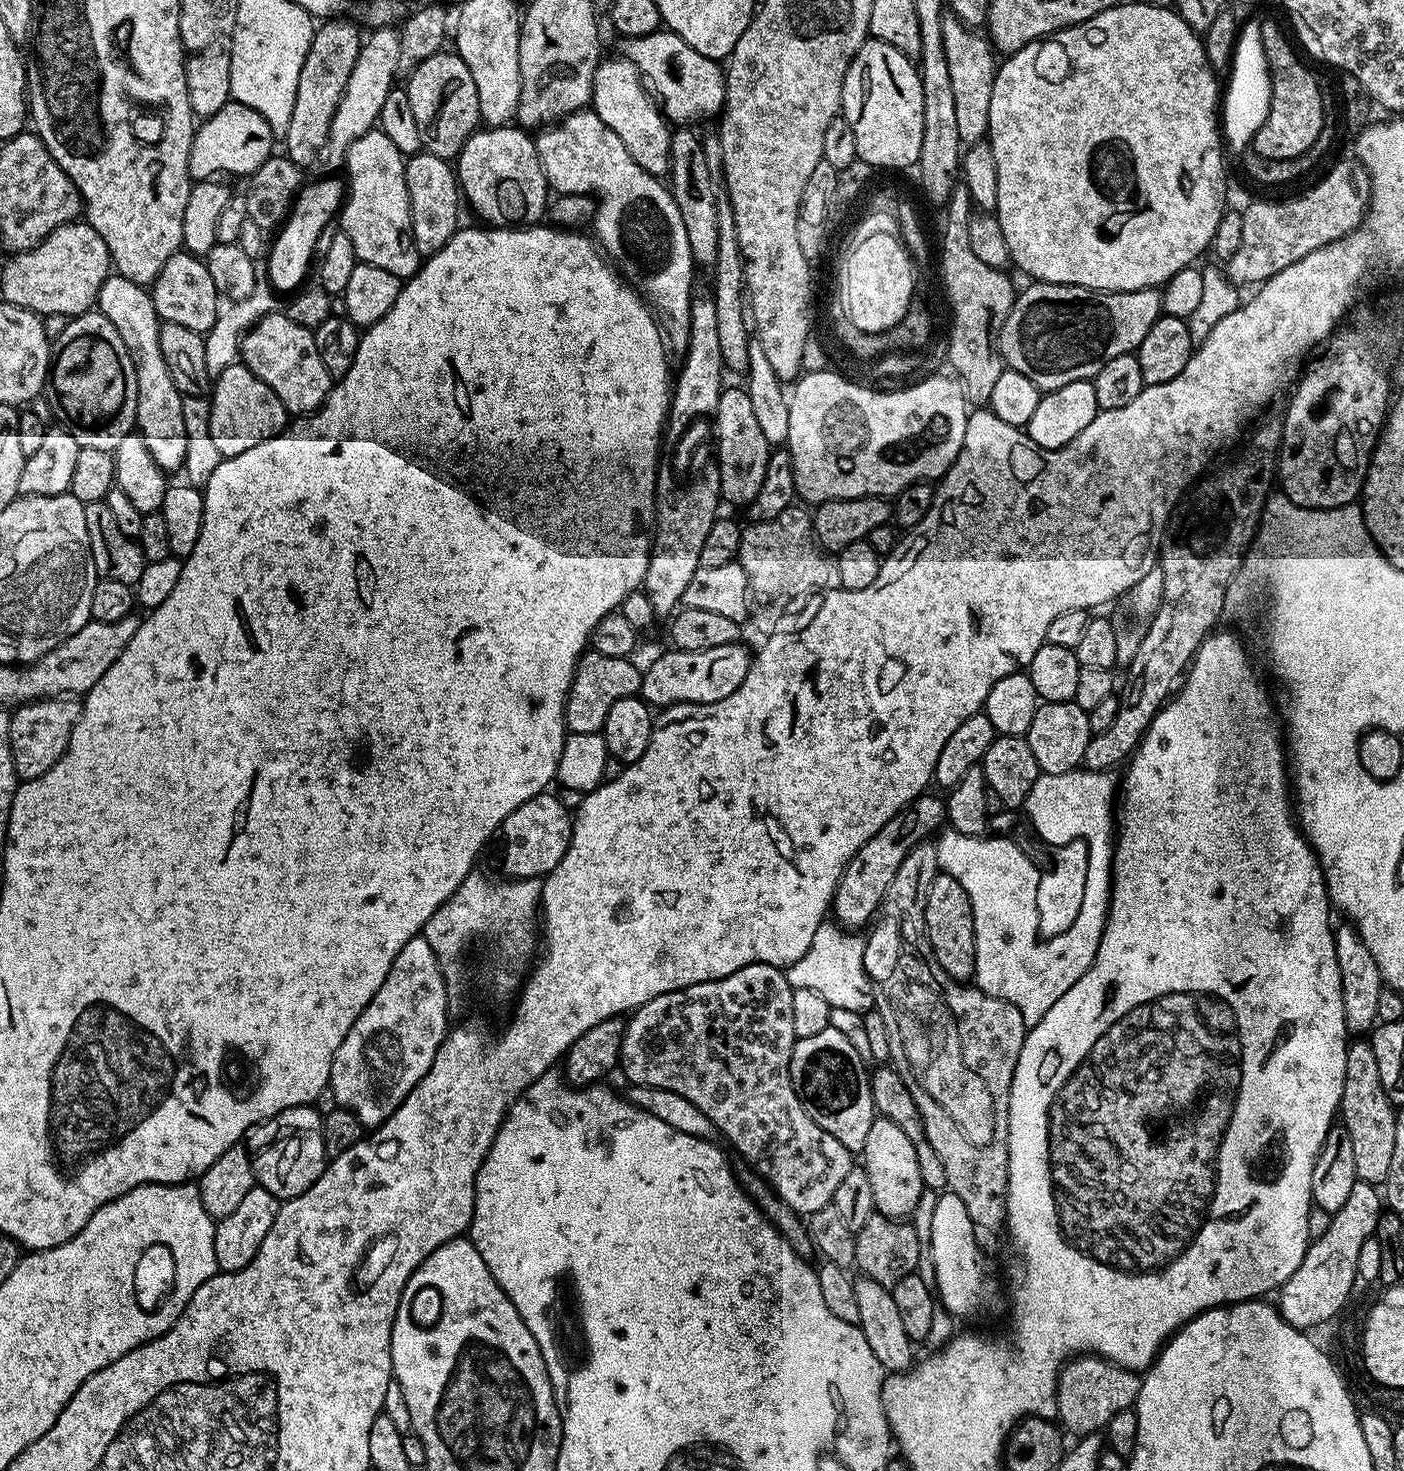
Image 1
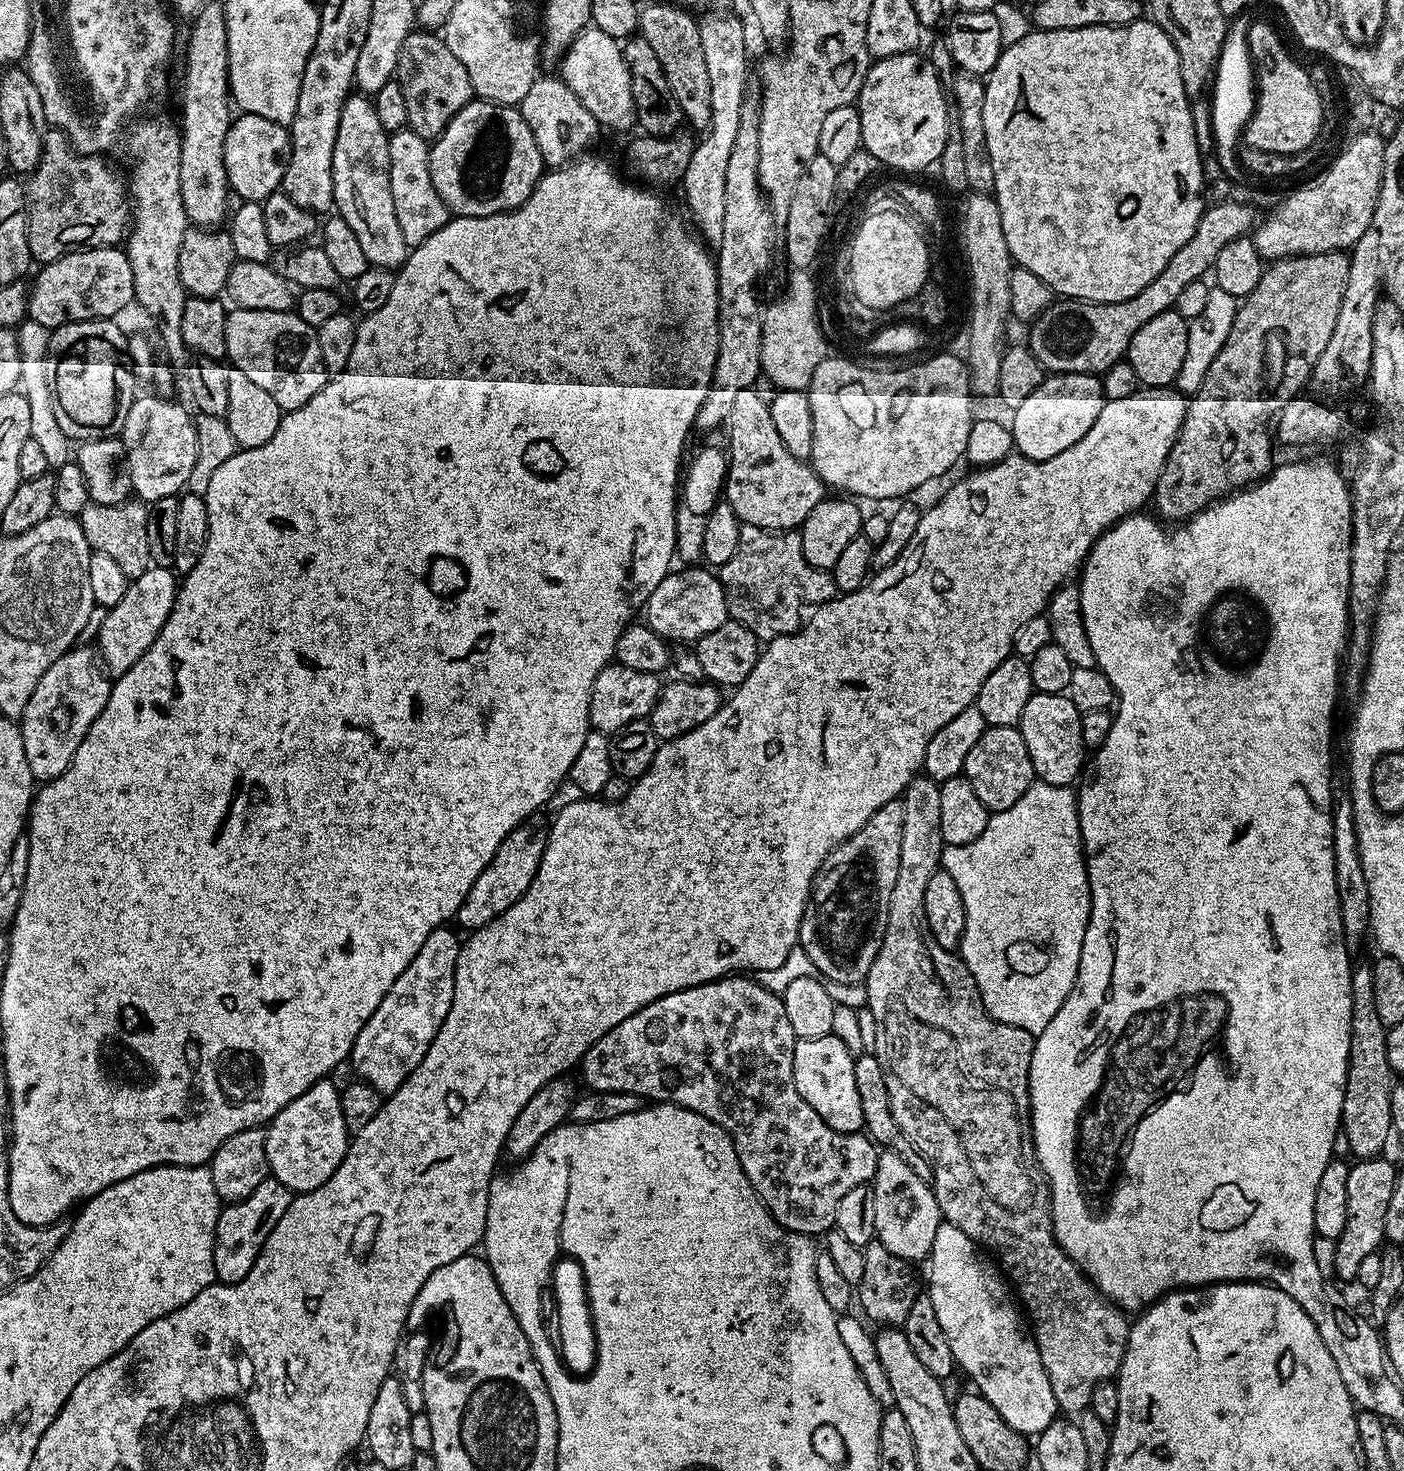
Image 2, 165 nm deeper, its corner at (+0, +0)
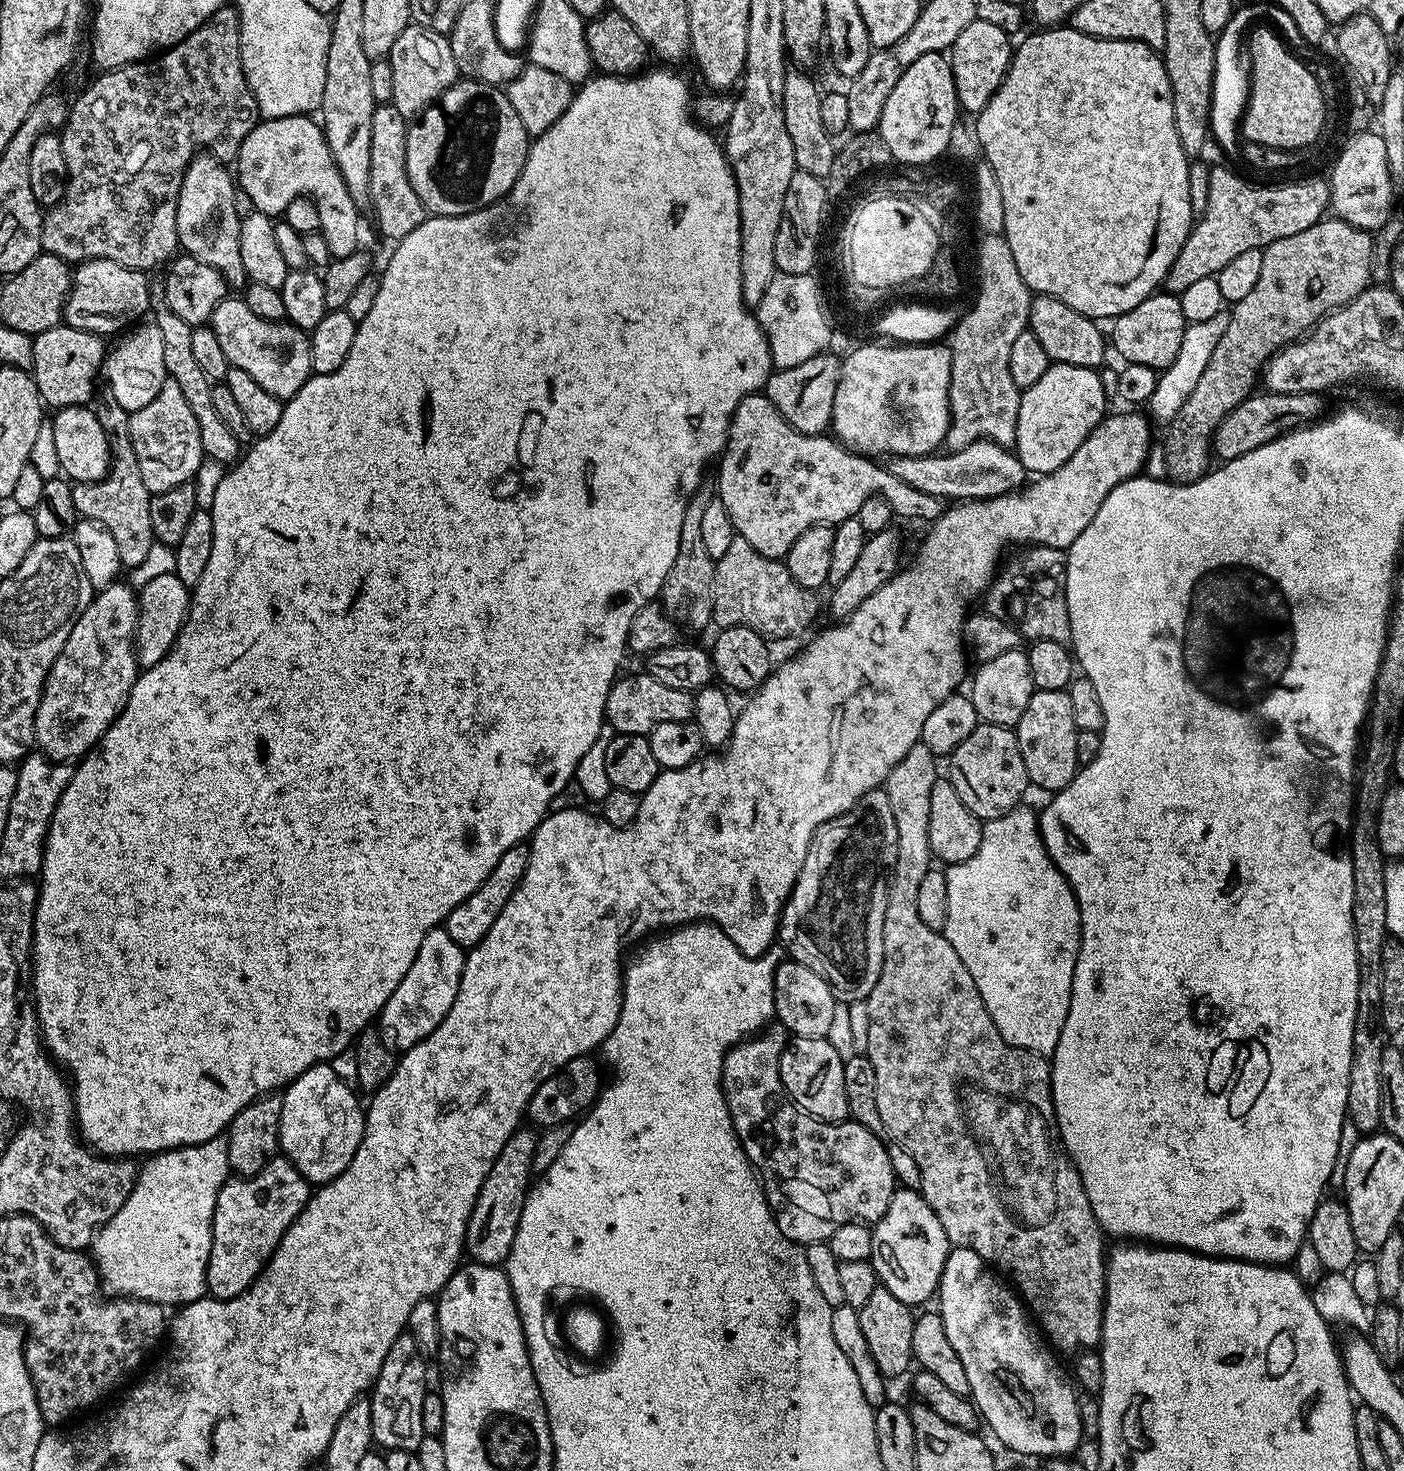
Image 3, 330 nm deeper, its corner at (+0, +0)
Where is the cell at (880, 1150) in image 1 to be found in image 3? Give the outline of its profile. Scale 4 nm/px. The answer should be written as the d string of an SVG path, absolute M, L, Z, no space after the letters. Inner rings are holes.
M897 1187L890 1198L890 1206L886 1206L886 1214L882 1214L882 1218L872 1228L871 1261L876 1271L877 1281L888 1288L890 1294L894 1294L894 1298L899 1298L909 1306L924 1304L931 1296L933 1299L937 1295L949 1251L946 1230L942 1230L942 1222L938 1222L934 1210L930 1210L930 1206L924 1201L919 1191L914 1188Z

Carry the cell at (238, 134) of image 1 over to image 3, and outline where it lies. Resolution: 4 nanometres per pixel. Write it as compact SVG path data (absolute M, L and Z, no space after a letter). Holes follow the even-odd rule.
M287 116L264 120L256 124L246 142L242 142L238 165L238 188L248 195L248 200L257 212L283 214L286 206L299 196L310 197L318 206L320 231L328 238L330 250L336 256L354 254L360 244L361 209L356 207L342 174L330 156L330 146L324 137L323 127L312 124L313 117Z

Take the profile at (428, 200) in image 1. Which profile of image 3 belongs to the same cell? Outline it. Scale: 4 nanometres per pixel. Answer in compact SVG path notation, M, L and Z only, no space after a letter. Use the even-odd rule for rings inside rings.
M377 104L374 110L372 134L370 138L370 212L376 215L380 232L391 242L399 242L406 234L418 230L426 219L426 209L422 206L422 198L414 194L414 186L410 186L410 174L406 174L406 138L409 121L393 104Z

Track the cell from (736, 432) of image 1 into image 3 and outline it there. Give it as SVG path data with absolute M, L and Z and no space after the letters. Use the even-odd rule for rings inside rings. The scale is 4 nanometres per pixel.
M753 394L742 398L742 402L738 402L738 406L732 415L732 421L730 422L728 440L725 442L724 451L718 460L719 464L720 492L718 492L718 498L722 502L722 506L726 506L726 514L730 514L730 522L736 527L737 536L746 538L746 542L750 542L750 546L754 546L754 550L758 550L758 554L766 554L775 560L787 557L794 538L798 538L798 534L802 534L802 530L806 530L815 524L831 524L835 526L843 522L843 520L851 520L856 517L858 510L862 510L862 502L866 502L866 498L870 498L871 496L884 496L886 502L890 502L890 510L892 511L893 517L900 519L901 516L904 520L925 520L925 522L931 522L943 515L946 509L943 499L934 497L932 494L926 494L925 491L918 490L917 487L910 486L909 483L902 481L901 478L892 474L883 463L862 456L858 452L849 451L839 440L833 438L831 435L807 436L798 430L794 430L794 426L790 426L790 422L786 422L786 418L782 418L782 414L778 414L774 402L770 402L767 396L763 394Z

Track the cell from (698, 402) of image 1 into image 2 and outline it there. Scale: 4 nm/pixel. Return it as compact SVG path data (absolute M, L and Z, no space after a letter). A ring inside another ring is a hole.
M704 14L699 17L702 55L706 58L706 71L710 78L710 126L697 139L696 149L679 182L684 191L687 219L709 249L719 248L722 242L722 217L726 206L726 166L734 138L738 134L738 121L742 118L744 86L748 78L748 44L744 41L744 24L732 14Z

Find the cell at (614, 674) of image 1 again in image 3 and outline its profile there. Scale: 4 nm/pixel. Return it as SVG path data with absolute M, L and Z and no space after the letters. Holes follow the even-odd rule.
M640 670L637 676L621 675L612 685L606 698L604 711L606 723L618 734L638 734L647 736L661 722L686 722L693 719L695 702L693 693L686 690L674 690L674 686L666 686L658 682L658 678Z

